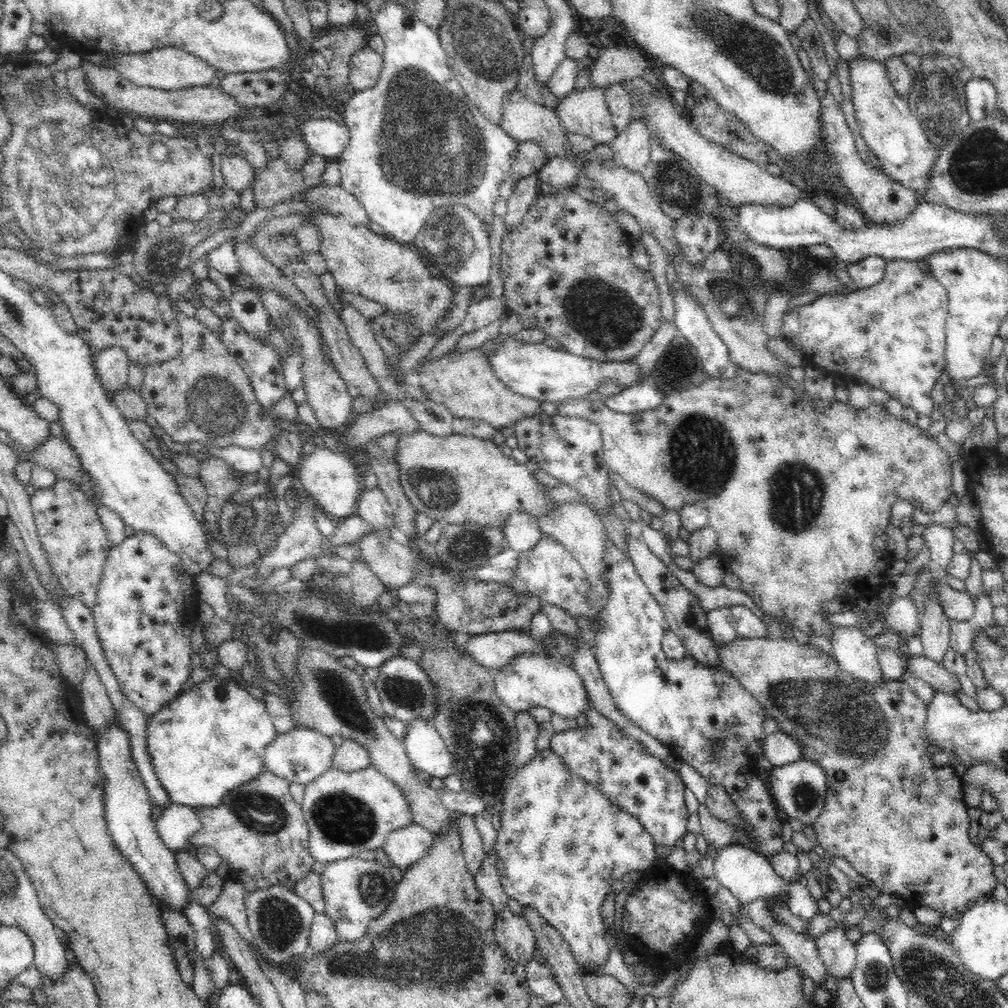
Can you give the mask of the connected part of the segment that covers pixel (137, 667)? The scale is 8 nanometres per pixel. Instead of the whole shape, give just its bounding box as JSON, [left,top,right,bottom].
[92,531,199,717]

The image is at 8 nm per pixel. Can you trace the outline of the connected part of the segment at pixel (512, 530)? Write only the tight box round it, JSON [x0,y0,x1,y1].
[503,513,543,554]

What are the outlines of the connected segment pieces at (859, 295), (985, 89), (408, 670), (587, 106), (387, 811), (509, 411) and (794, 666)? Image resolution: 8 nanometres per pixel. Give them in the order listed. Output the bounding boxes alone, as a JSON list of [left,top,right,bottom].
[[781,260,948,416],[964,79,997,121],[375,657,438,725],[555,89,616,145],[302,764,413,862],[417,348,543,430],[719,636,998,919]]

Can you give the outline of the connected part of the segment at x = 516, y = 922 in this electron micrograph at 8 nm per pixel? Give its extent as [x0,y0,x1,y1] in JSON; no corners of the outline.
[494,906,537,965]

